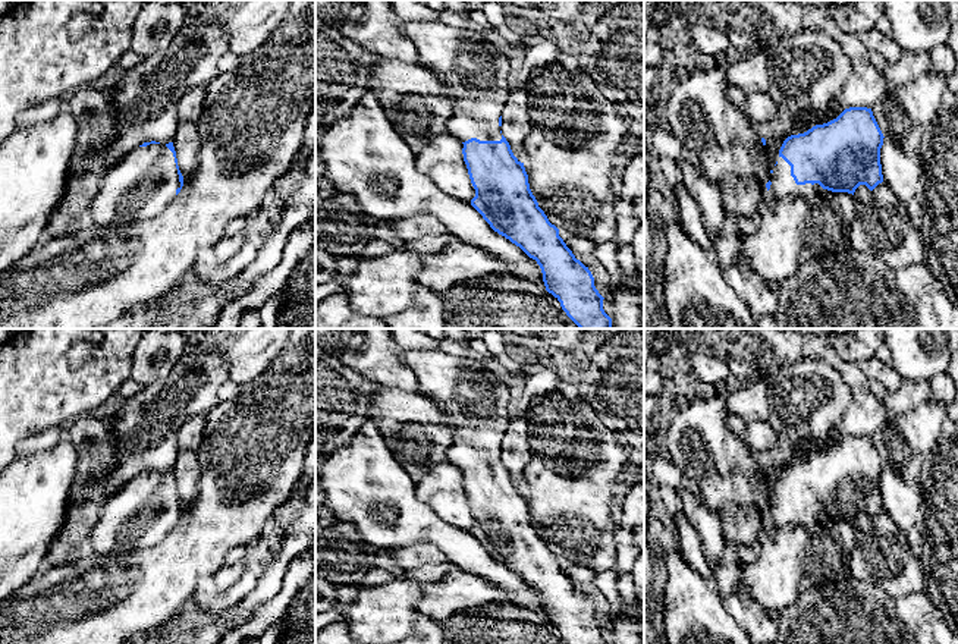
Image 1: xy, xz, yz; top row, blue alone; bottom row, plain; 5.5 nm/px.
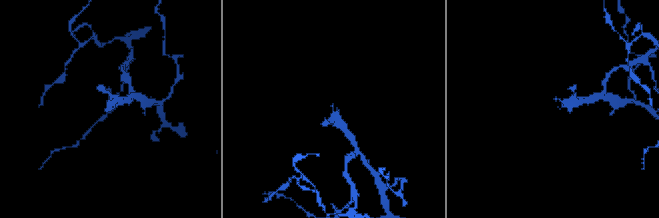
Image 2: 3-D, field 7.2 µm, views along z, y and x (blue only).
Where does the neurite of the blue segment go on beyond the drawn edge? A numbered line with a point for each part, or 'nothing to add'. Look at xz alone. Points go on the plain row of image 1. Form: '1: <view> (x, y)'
1: xz (474, 401)

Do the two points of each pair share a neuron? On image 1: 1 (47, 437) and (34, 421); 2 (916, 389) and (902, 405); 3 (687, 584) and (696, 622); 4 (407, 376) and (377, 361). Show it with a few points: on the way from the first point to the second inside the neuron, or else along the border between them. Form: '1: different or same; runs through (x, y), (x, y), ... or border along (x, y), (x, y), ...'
1: different; border along (59, 426), (28, 436), (15, 451)
2: same; runs through (911, 393), (904, 401)
3: same; runs through (690, 593), (694, 613)
4: same; runs through (399, 376), (385, 367)

